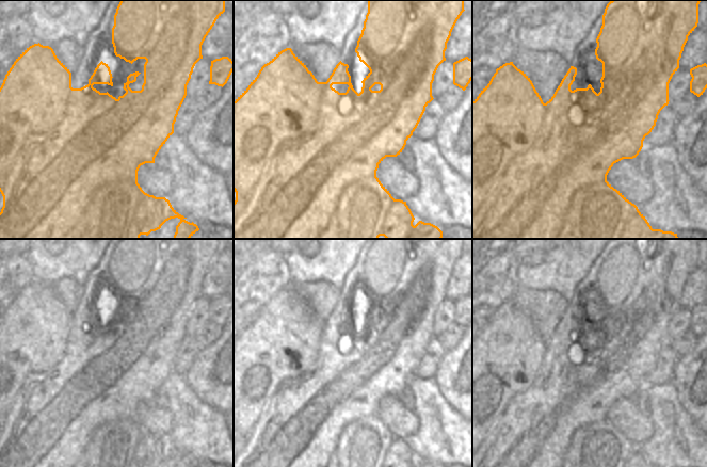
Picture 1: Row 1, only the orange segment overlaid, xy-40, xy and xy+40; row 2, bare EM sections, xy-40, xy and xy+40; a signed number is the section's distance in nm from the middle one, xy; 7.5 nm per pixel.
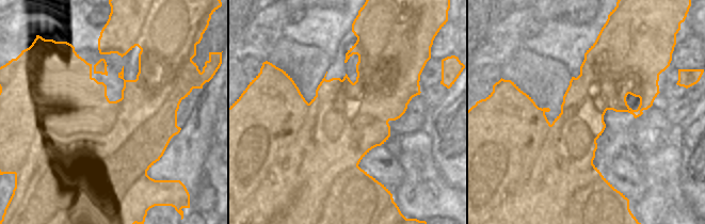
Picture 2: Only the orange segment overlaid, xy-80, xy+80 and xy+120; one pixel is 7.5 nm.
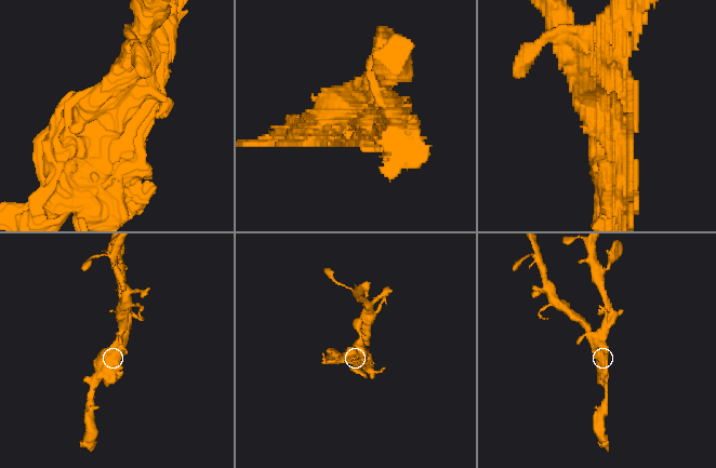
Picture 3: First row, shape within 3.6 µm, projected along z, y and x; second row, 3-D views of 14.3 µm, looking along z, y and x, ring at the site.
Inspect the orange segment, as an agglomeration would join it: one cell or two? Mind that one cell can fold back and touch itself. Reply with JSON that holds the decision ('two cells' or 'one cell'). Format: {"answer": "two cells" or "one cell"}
{"answer": "two cells"}

